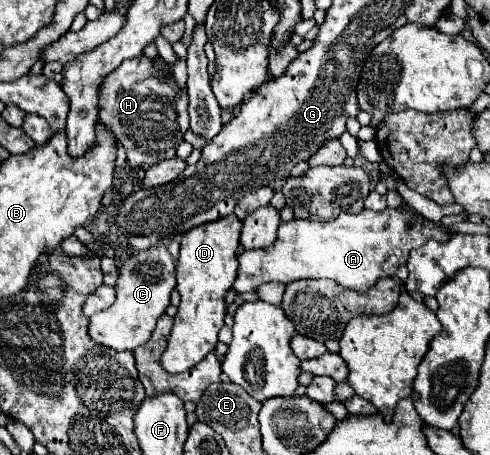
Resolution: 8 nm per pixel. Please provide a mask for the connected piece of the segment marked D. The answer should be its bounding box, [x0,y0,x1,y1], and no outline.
[161,214,243,374]

